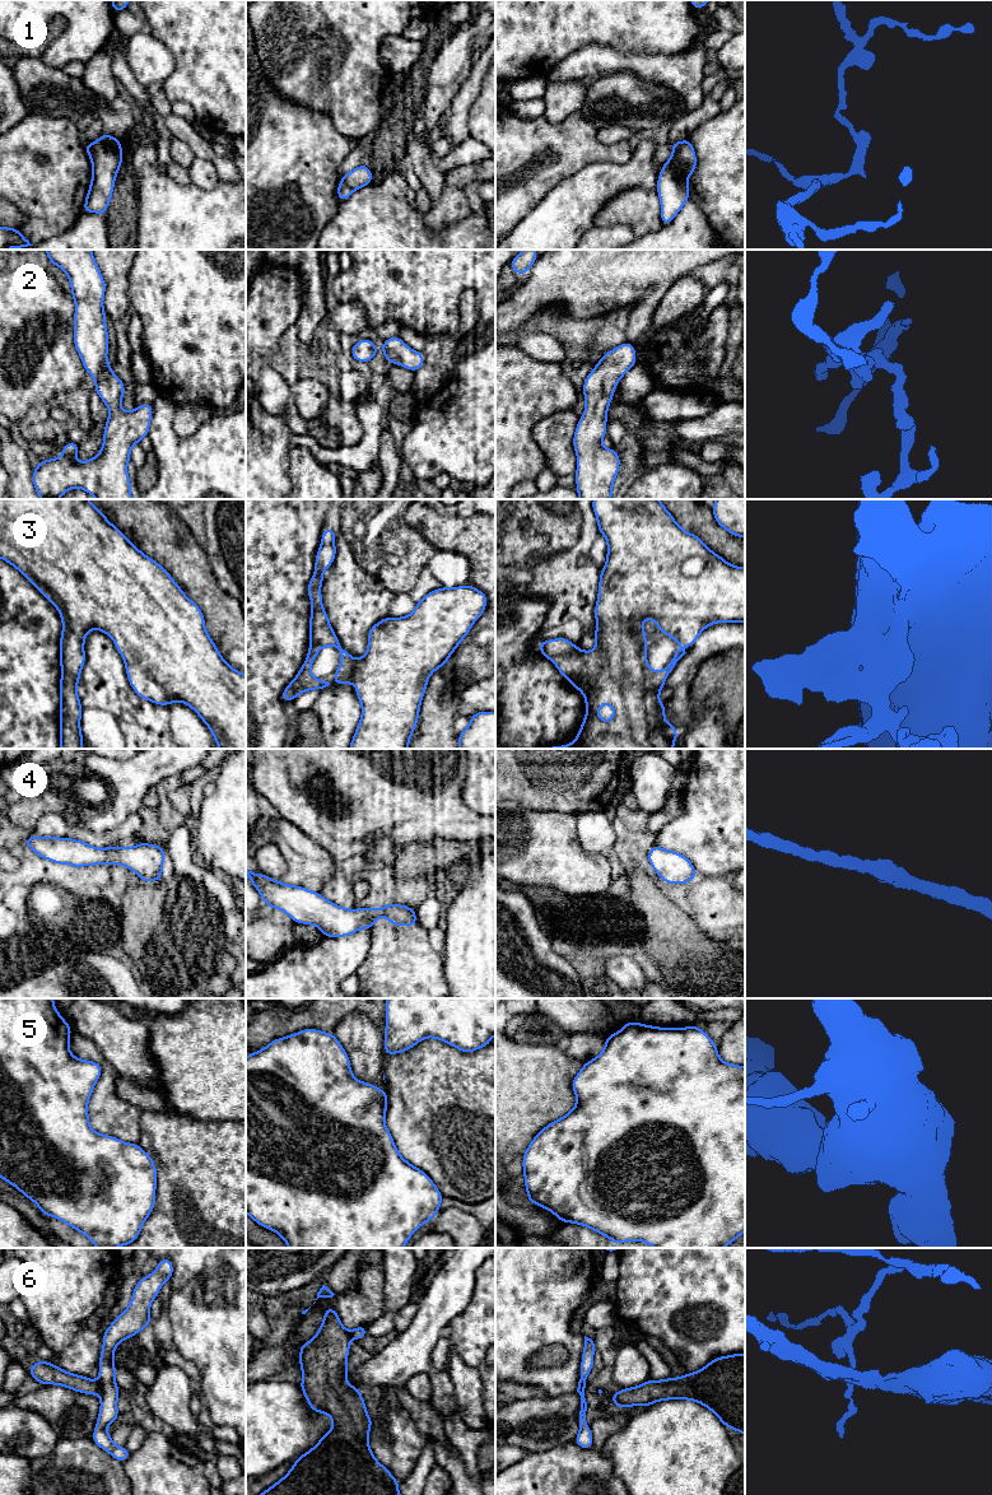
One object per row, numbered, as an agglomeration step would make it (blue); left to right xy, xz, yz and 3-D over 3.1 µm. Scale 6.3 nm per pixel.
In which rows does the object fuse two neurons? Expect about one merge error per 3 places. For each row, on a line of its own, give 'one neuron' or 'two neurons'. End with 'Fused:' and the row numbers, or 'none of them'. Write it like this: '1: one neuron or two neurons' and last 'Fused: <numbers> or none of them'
1: two neurons
2: one neuron
3: one neuron
4: one neuron
5: one neuron
6: two neurons
Fused: 1, 6

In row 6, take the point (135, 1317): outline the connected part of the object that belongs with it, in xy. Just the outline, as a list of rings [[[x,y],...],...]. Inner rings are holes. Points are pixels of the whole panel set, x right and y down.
[[[169,1258],[159,1259],[155,1271],[149,1276],[143,1276],[134,1287],[129,1307],[103,1332],[103,1346],[99,1356],[101,1408],[92,1440],[122,1463],[129,1459],[131,1453],[126,1447],[115,1445],[106,1430],[120,1415],[117,1398],[121,1392],[115,1383],[113,1354],[120,1341],[134,1337],[153,1322],[149,1315],[150,1304],[157,1298],[162,1285],[171,1280],[172,1275],[172,1261]]]

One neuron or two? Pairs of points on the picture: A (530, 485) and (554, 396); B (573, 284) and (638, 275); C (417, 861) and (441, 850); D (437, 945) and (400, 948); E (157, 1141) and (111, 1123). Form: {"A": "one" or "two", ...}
{"A": "two", "B": "one", "C": "one", "D": "two", "E": "two"}

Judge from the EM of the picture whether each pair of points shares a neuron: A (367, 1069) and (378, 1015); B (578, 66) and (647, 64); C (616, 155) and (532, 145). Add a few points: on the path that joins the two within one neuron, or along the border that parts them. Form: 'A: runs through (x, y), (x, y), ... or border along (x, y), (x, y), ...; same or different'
A: border along (358, 1011), (364, 1013), (382, 1033); different
B: runs through (595, 61), (630, 61); same
C: runs through (596, 152), (583, 148), (555, 148), (553, 145); same

